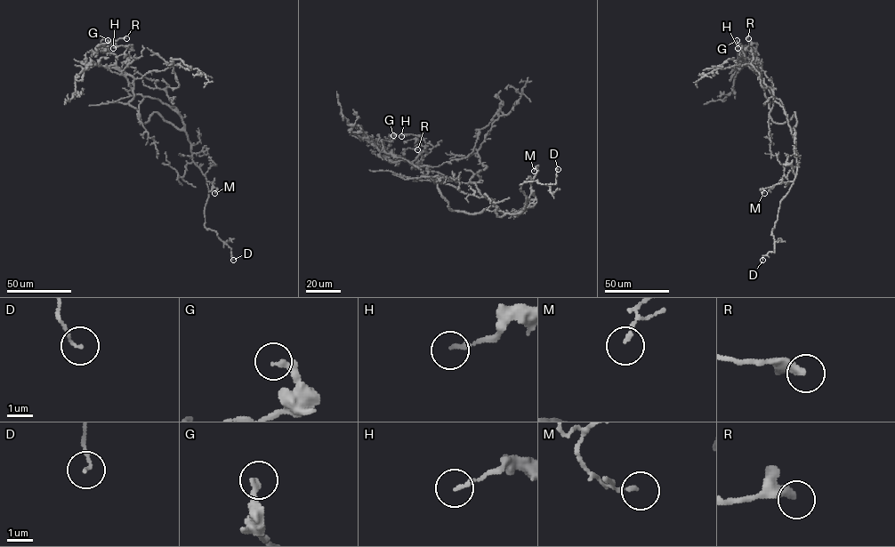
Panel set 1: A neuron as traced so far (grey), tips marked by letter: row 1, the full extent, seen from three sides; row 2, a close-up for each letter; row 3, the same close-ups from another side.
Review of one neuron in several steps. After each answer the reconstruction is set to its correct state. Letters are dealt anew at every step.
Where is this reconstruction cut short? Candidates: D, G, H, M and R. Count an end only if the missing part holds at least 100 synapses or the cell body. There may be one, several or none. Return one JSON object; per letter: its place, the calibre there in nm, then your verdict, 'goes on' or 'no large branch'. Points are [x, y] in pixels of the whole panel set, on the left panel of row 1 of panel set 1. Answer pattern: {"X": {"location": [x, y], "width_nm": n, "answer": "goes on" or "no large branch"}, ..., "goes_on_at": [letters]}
{"D": {"location": [233, 260], "width_nm": 90, "answer": "no large branch"}, "G": {"location": [108, 40], "width_nm": 240, "answer": "no large branch"}, "H": {"location": [113, 48], "width_nm": 170, "answer": "no large branch"}, "M": {"location": [214, 193], "width_nm": 140, "answer": "no large branch"}, "R": {"location": [126, 38], "width_nm": 360, "answer": "no large branch"}, "goes_on_at": []}

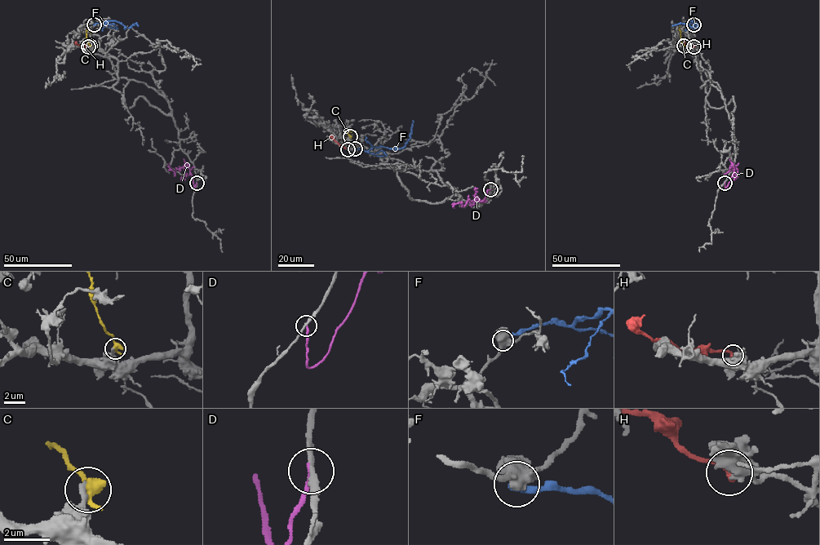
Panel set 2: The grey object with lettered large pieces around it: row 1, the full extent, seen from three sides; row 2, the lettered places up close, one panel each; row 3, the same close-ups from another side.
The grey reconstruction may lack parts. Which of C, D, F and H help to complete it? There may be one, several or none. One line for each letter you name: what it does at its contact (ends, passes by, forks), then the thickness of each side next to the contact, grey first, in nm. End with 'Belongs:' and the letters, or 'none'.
Belongs: none

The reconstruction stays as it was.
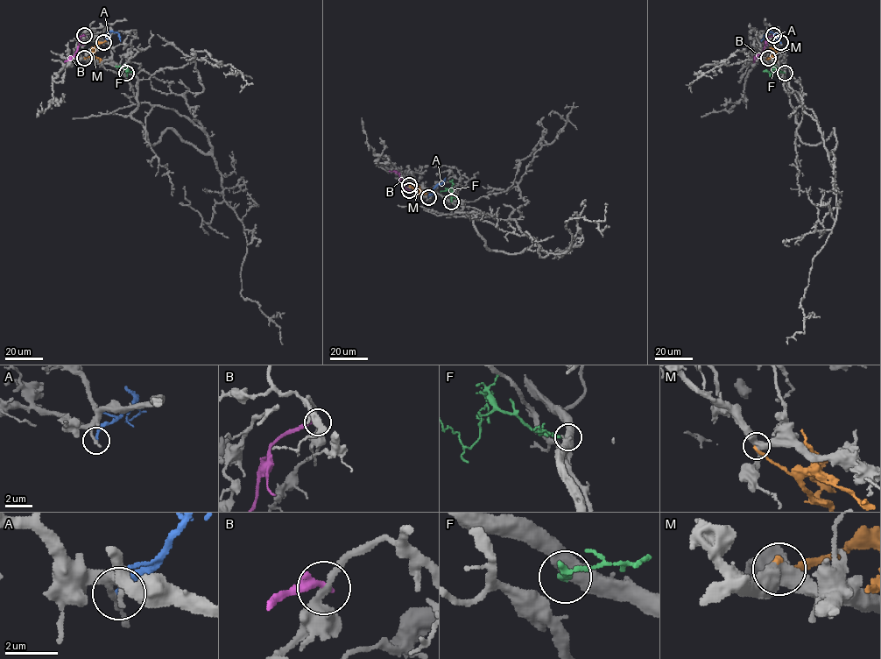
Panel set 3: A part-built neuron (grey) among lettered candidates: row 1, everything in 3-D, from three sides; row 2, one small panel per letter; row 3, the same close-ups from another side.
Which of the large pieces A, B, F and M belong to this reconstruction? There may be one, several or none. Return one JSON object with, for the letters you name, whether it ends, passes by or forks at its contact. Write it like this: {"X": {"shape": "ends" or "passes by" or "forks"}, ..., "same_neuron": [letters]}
{"same_neuron": []}

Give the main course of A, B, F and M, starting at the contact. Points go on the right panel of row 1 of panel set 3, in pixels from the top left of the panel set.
A: (780, 42), (770, 31), (761, 41)
B: (773, 35), (766, 38), (763, 51), (753, 61)
F: (785, 73), (773, 69), (771, 74), (764, 70)
M: (768, 58), (775, 53), (771, 41)

